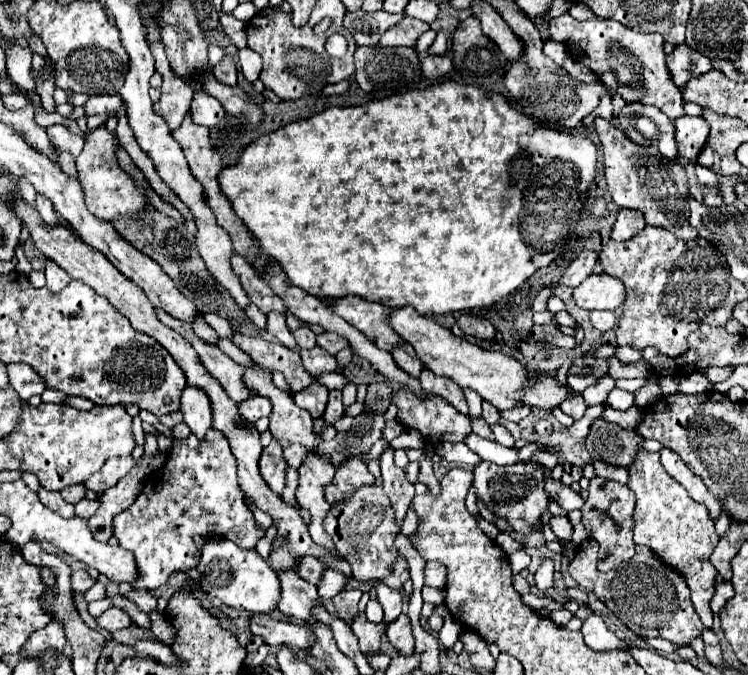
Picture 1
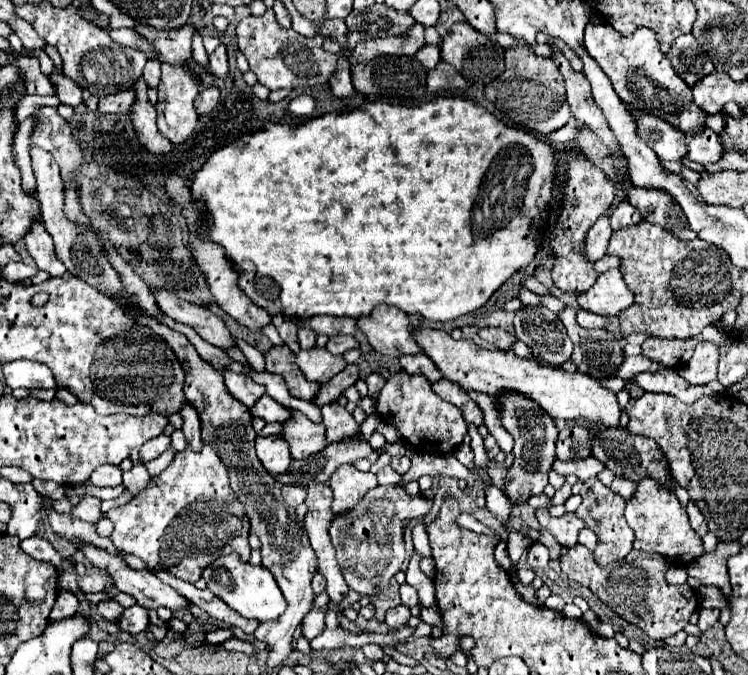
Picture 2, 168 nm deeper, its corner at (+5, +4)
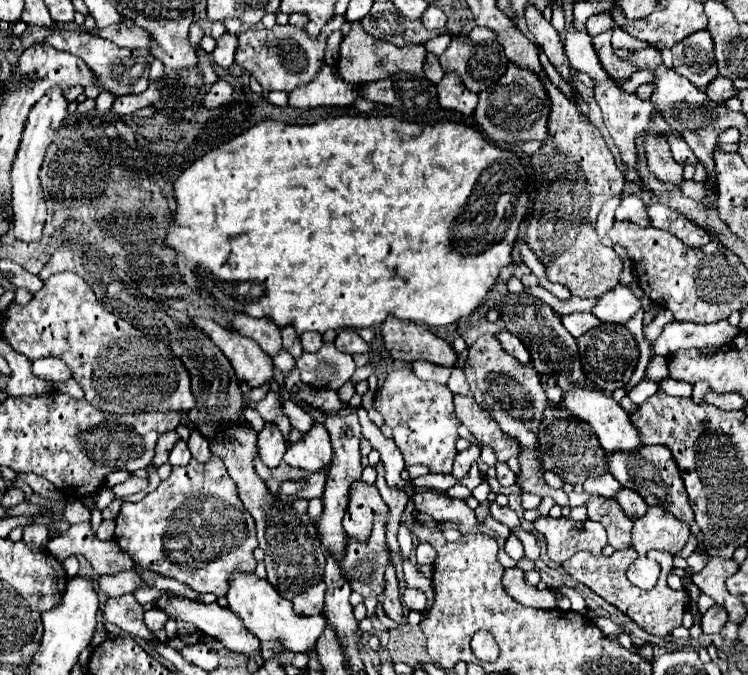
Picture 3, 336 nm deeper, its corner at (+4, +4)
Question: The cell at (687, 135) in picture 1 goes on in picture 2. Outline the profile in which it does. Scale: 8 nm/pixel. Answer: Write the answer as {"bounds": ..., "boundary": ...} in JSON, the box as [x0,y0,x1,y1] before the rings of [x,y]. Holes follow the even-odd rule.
{"bounds":[687,129,725,165],"boundary":[[[703,129],[699,137],[687,137],[687,145],[689,145],[687,157],[701,165],[717,163],[725,155],[725,147],[721,145],[719,135],[711,129]]]}

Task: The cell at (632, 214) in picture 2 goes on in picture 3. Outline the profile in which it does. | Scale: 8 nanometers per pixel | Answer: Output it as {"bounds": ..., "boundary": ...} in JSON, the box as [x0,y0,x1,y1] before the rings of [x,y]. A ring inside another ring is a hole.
{"bounds":[616,195,650,225],"boundary":[[[634,195],[630,197],[624,197],[620,207],[616,209],[616,221],[632,221],[632,223],[638,223],[638,225],[650,225],[648,221],[648,215],[646,215],[646,203]]]}

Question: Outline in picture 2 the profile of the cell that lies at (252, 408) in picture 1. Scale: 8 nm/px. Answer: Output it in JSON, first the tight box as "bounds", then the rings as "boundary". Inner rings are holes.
{"bounds":[251,395,293,423],"boundary":[[[263,395],[261,401],[255,405],[255,409],[251,409],[253,417],[261,417],[265,419],[267,423],[273,423],[273,421],[287,421],[293,417],[293,409],[277,403],[275,399],[271,399],[269,395]]]}

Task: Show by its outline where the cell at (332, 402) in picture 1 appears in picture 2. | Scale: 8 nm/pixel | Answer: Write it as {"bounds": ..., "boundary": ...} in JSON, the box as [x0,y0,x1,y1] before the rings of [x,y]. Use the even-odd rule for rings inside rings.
{"bounds":[321,403,359,443],"boundary":[[[329,403],[321,407],[323,425],[327,427],[327,441],[341,443],[345,439],[355,439],[359,433],[359,423],[353,415],[339,403]]]}

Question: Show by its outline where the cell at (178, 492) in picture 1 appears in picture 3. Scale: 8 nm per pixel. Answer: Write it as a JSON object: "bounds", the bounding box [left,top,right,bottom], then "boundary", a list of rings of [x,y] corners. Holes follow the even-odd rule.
{"bounds":[114,457,258,597],"boundary":[[[212,457],[204,465],[192,459],[190,465],[174,467],[170,477],[164,479],[156,491],[148,493],[138,503],[124,503],[116,519],[114,541],[138,567],[174,577],[200,593],[214,593],[216,597],[226,595],[228,577],[232,571],[254,573],[256,569],[256,559],[252,555],[252,551],[258,547],[254,519],[240,503],[236,485],[218,457]]]}

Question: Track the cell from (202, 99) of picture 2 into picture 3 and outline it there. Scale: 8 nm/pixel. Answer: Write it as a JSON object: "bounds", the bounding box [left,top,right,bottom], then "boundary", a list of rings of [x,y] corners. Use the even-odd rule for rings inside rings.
{"bounds":[204,79,232,109],"boundary":[[[218,79],[218,81],[210,87],[210,91],[206,93],[206,97],[204,97],[204,107],[206,107],[206,109],[220,107],[220,105],[228,103],[230,97],[232,97],[232,85],[230,85],[228,81],[224,81],[224,79]]]}

